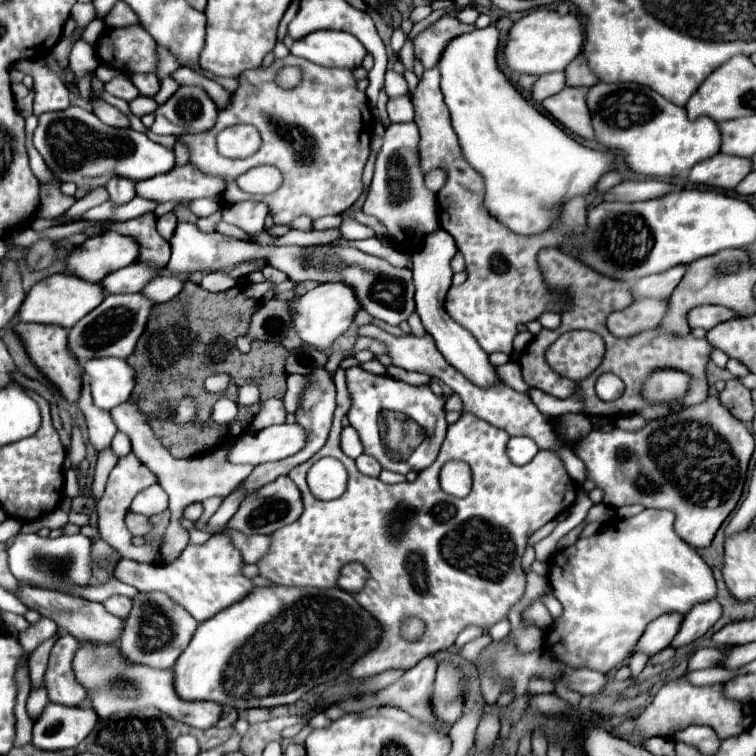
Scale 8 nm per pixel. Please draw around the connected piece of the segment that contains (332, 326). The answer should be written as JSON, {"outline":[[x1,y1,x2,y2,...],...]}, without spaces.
{"outline":[[335,283,317,285,315,289,289,299,291,319,297,329,297,335,319,351,329,349,333,345,333,341,349,329,349,325,355,317,355,311,359,307,361,305,359,305,359,301,355,301,355,293,351,293,351,289,347,289,347,285,335,285]]}

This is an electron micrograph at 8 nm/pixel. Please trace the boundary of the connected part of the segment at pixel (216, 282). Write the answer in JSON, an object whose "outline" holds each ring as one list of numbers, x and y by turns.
{"outline":[[207,273,199,285,207,291,227,291,237,285,237,279,231,279,227,273]]}

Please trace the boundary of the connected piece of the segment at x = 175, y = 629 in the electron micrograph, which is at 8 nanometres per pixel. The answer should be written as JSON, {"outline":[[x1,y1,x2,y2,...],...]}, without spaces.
{"outline":[[139,593,133,599,133,609,125,619,123,637,119,643,121,657,131,665,151,665,153,669,171,669,179,653,189,645,197,621,165,593]]}

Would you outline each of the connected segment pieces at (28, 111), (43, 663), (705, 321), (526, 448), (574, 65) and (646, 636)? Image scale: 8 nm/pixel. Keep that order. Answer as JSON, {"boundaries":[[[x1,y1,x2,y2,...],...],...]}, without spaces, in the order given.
{"boundaries":[[[32,89,25,98,21,99,21,101,17,101,17,109,23,118,26,118,33,113,34,95,35,93]],[[57,635,43,641,35,651,29,653,29,671,31,671,31,683,33,685,43,685,43,673,45,673,45,667,47,667,49,651,55,645,55,641,57,641]],[[699,305,687,313,687,323,691,329,695,327,711,329,719,321,727,321,731,317,737,317,737,313,731,313,729,309,723,309,721,305]],[[511,437,507,443,507,455,515,465,529,463,539,453,539,447,531,437]],[[577,55,567,65,565,75,567,75,567,81,565,81,567,87,591,87,591,85,597,83,597,77,587,69,587,63,585,63,583,55]],[[669,613,669,615,663,615,663,617,657,617,655,621,651,621,643,635,639,637,639,641,635,643,631,655,635,653,645,653,645,655,655,655,657,651,669,647,671,643,671,637,675,637,679,625,683,621,683,615,679,613]]]}

